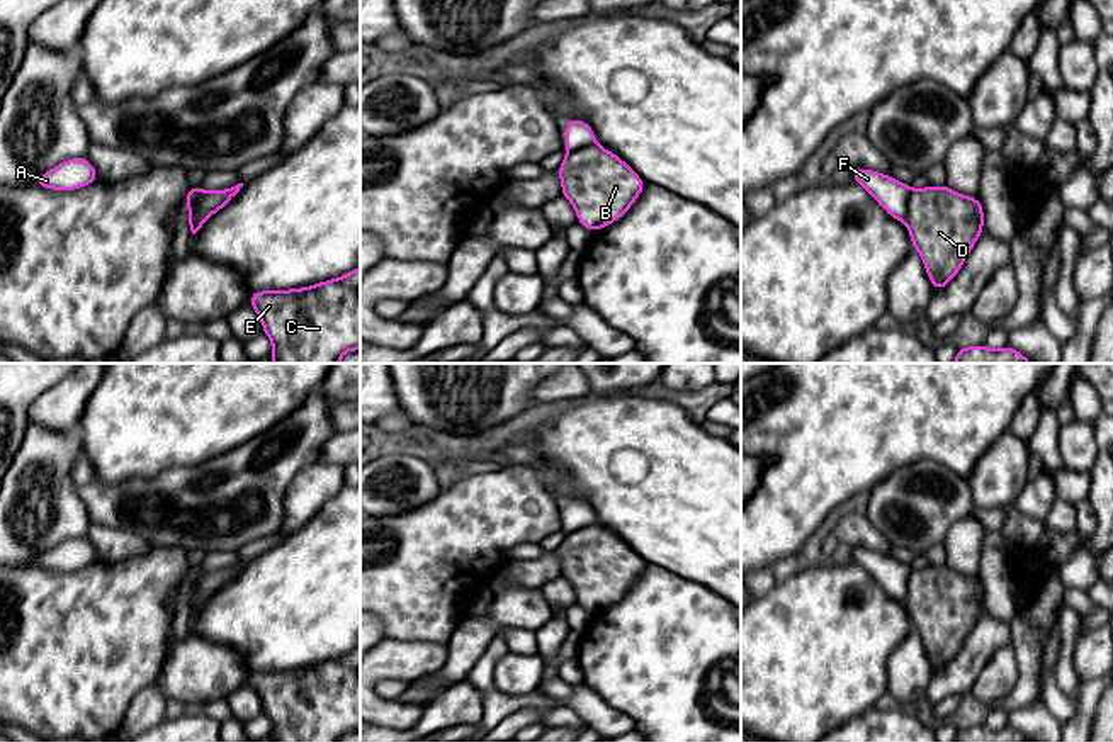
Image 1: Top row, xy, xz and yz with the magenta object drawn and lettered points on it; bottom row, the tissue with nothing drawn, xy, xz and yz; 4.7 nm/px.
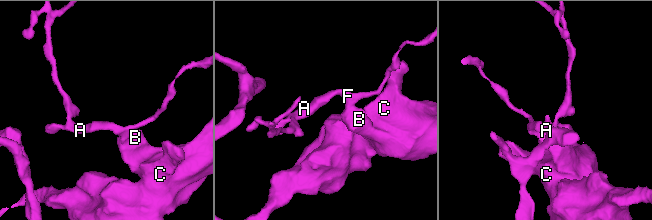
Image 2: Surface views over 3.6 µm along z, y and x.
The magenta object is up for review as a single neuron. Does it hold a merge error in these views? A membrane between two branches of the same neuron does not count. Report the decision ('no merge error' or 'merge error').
merge error

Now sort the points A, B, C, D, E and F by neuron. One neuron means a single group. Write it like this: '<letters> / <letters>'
A F / B C D E

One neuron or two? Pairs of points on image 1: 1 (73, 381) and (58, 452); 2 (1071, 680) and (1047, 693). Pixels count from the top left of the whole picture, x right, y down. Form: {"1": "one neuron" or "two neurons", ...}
{"1": "two neurons", "2": "two neurons"}

